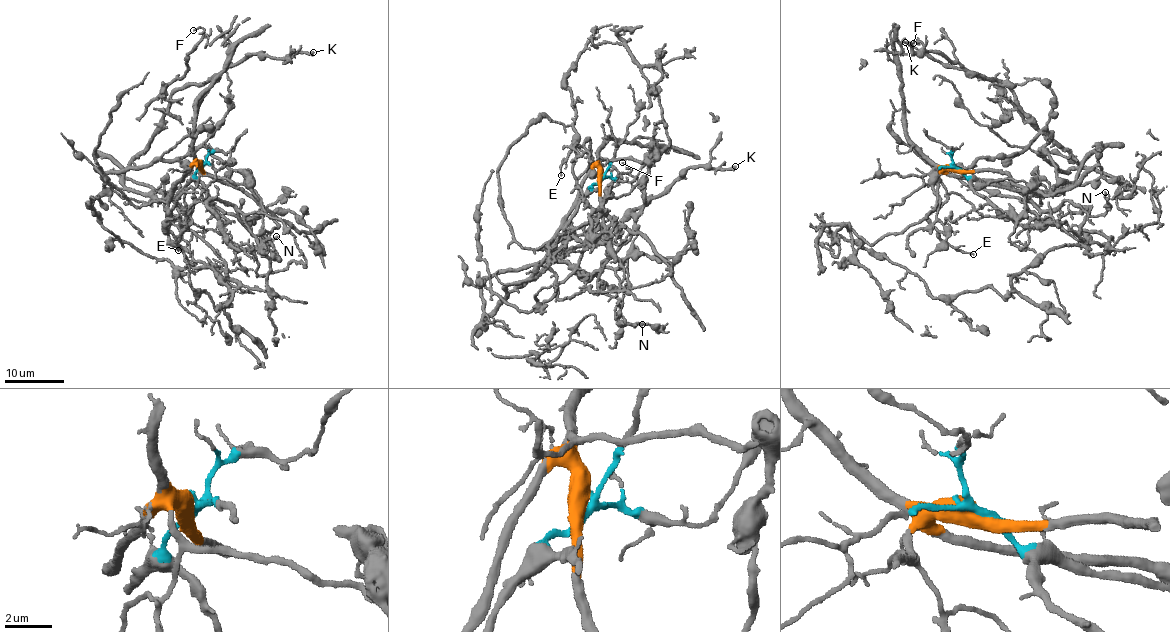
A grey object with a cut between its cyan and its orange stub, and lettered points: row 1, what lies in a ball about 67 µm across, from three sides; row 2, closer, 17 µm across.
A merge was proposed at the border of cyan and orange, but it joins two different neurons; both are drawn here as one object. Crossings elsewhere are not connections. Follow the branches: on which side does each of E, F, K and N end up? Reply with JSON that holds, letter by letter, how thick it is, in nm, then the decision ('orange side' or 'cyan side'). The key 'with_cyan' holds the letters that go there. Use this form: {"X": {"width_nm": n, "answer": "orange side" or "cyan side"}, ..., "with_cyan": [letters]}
{"E": {"width_nm": 110, "answer": "orange side"}, "F": {"width_nm": 100, "answer": "cyan side"}, "K": {"width_nm": 280, "answer": "cyan side"}, "N": {"width_nm": 180, "answer": "cyan side"}, "with_cyan": ["F", "K", "N"]}

